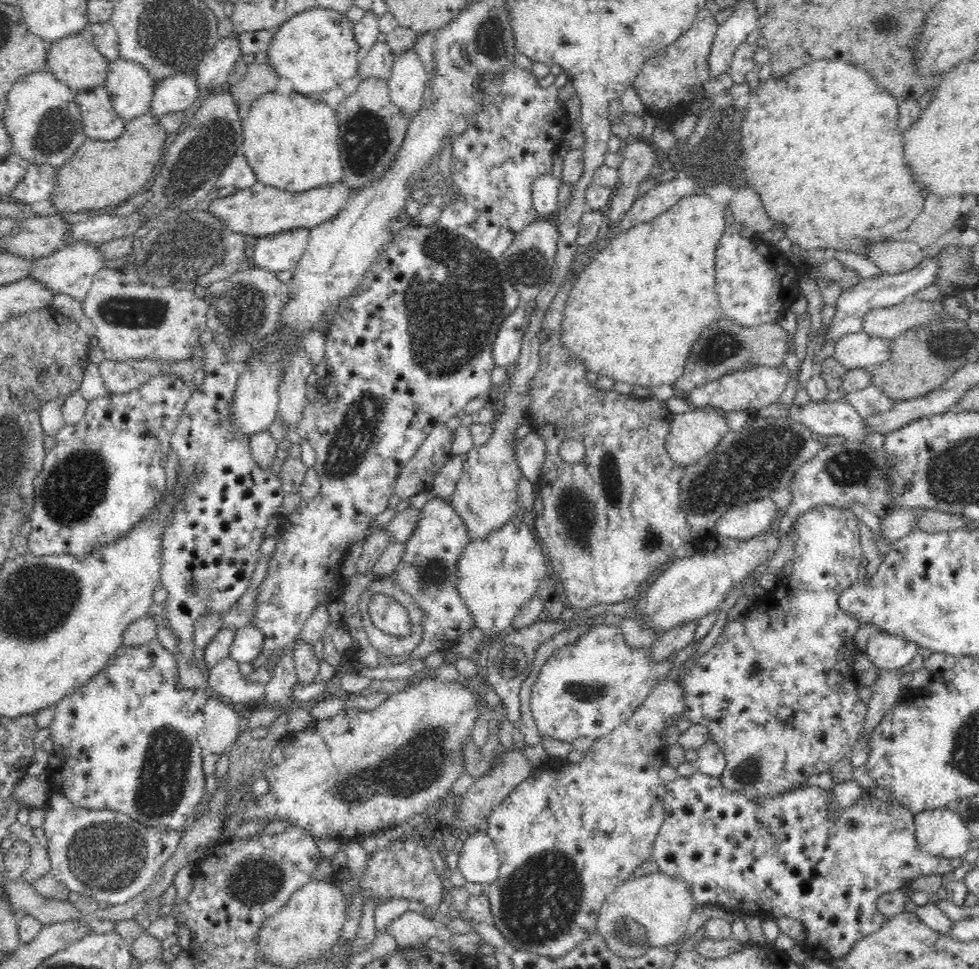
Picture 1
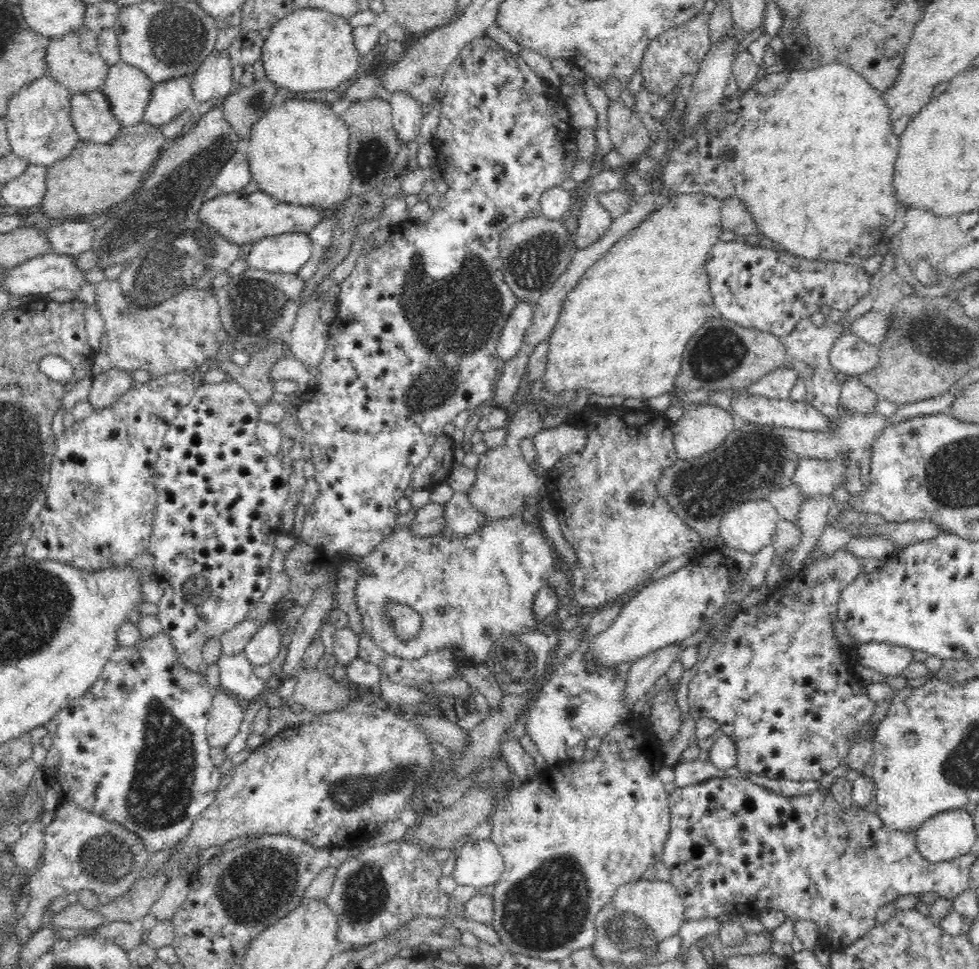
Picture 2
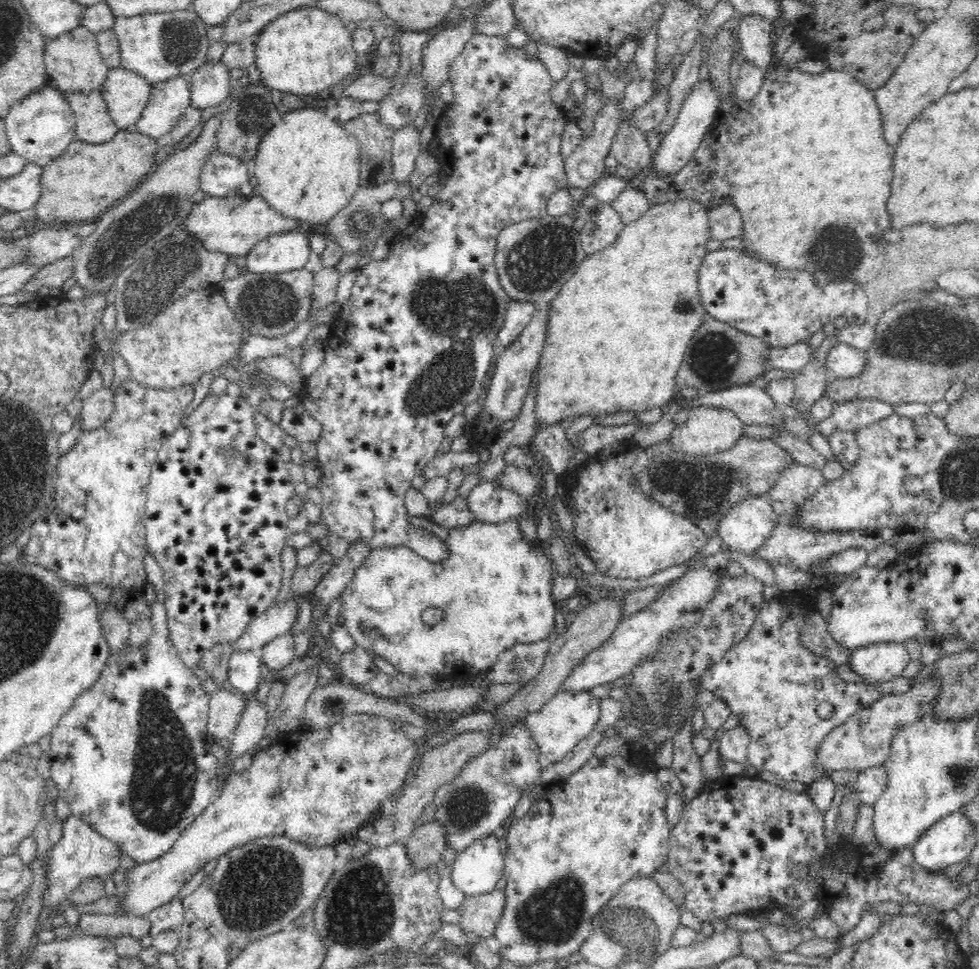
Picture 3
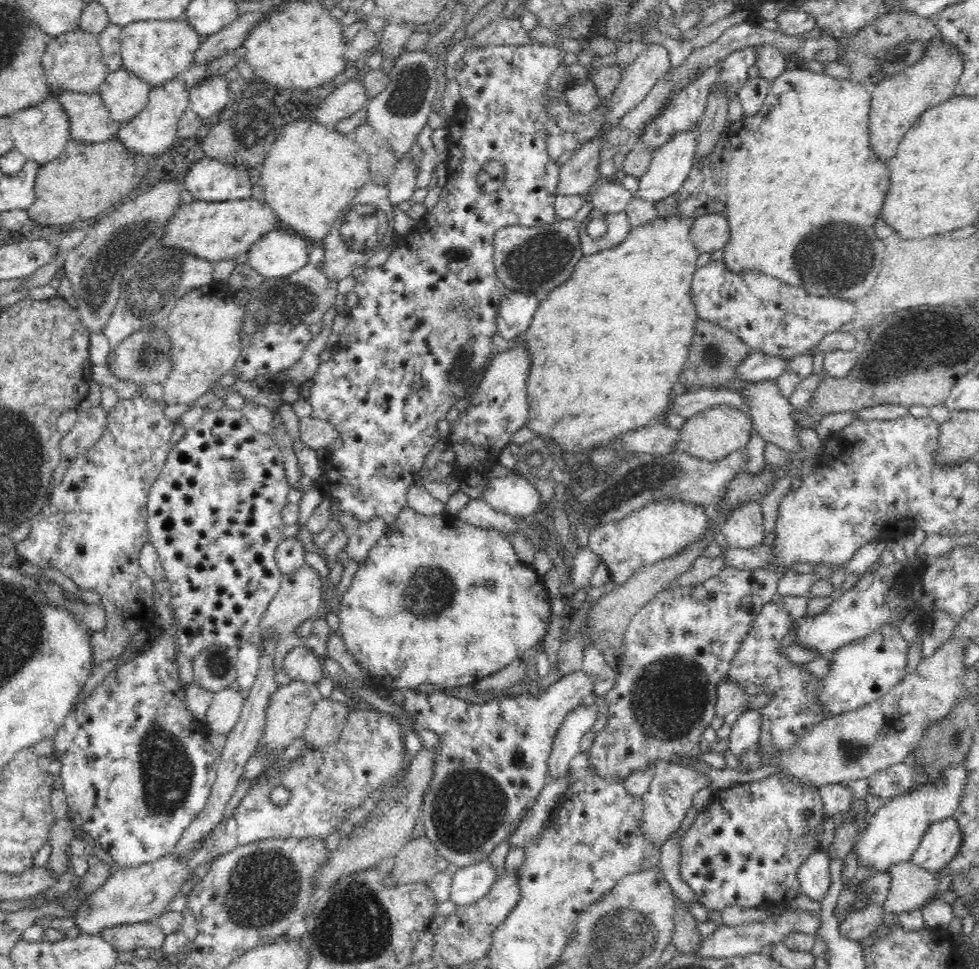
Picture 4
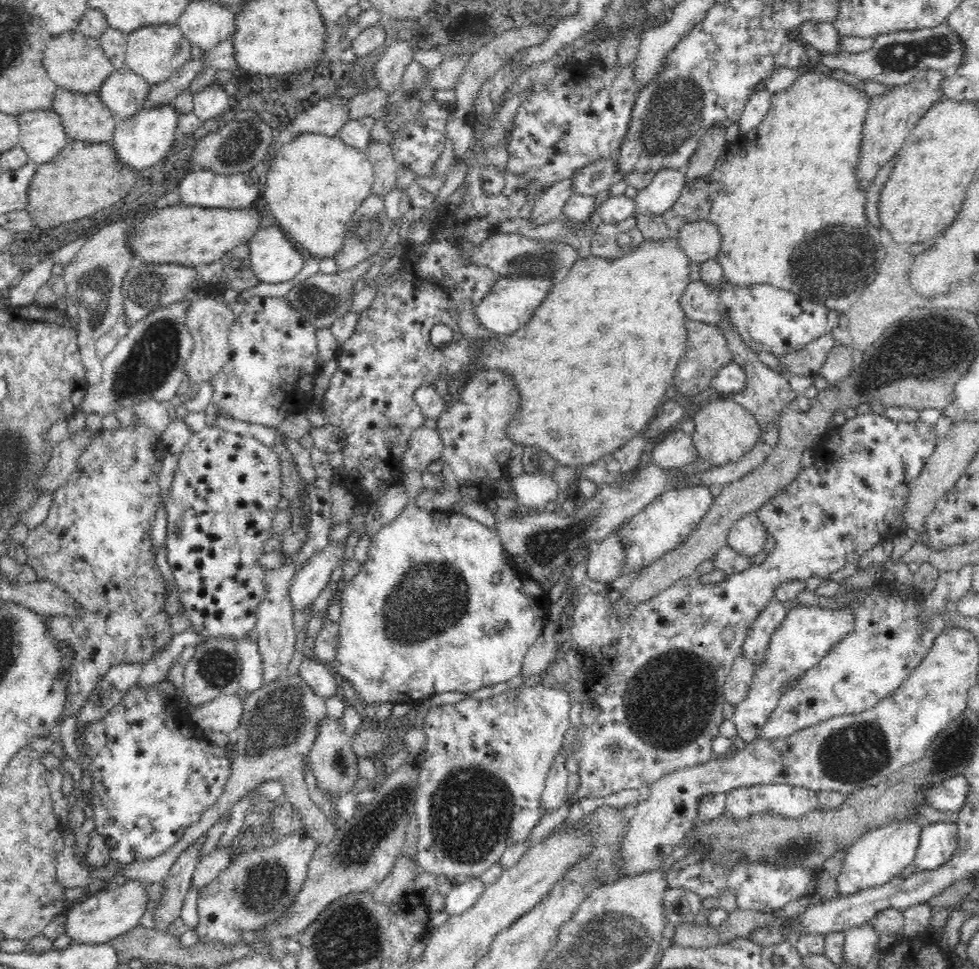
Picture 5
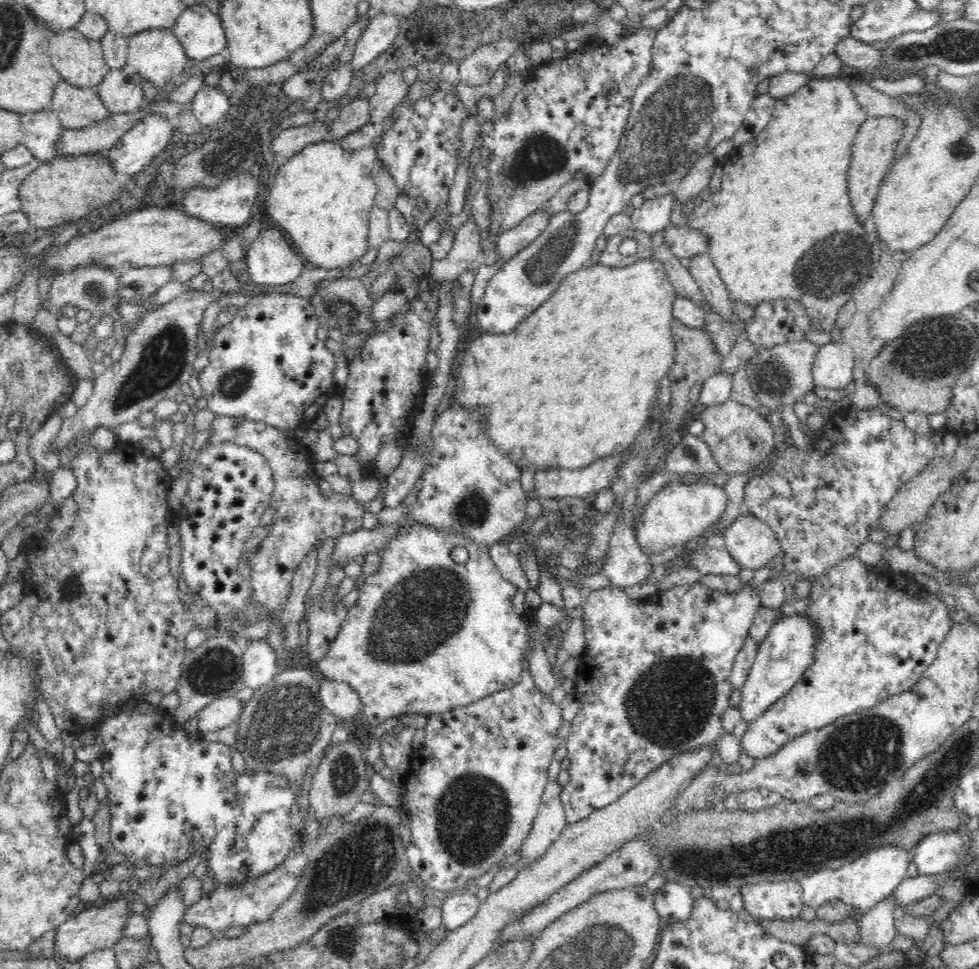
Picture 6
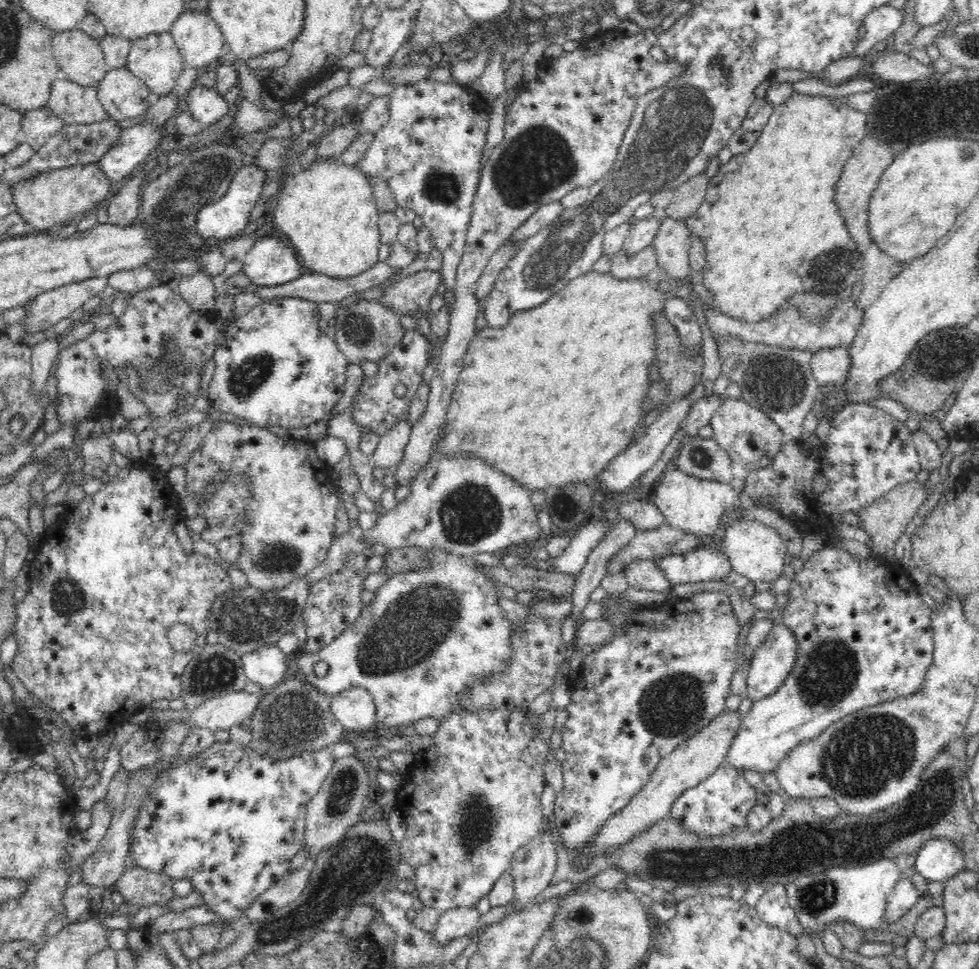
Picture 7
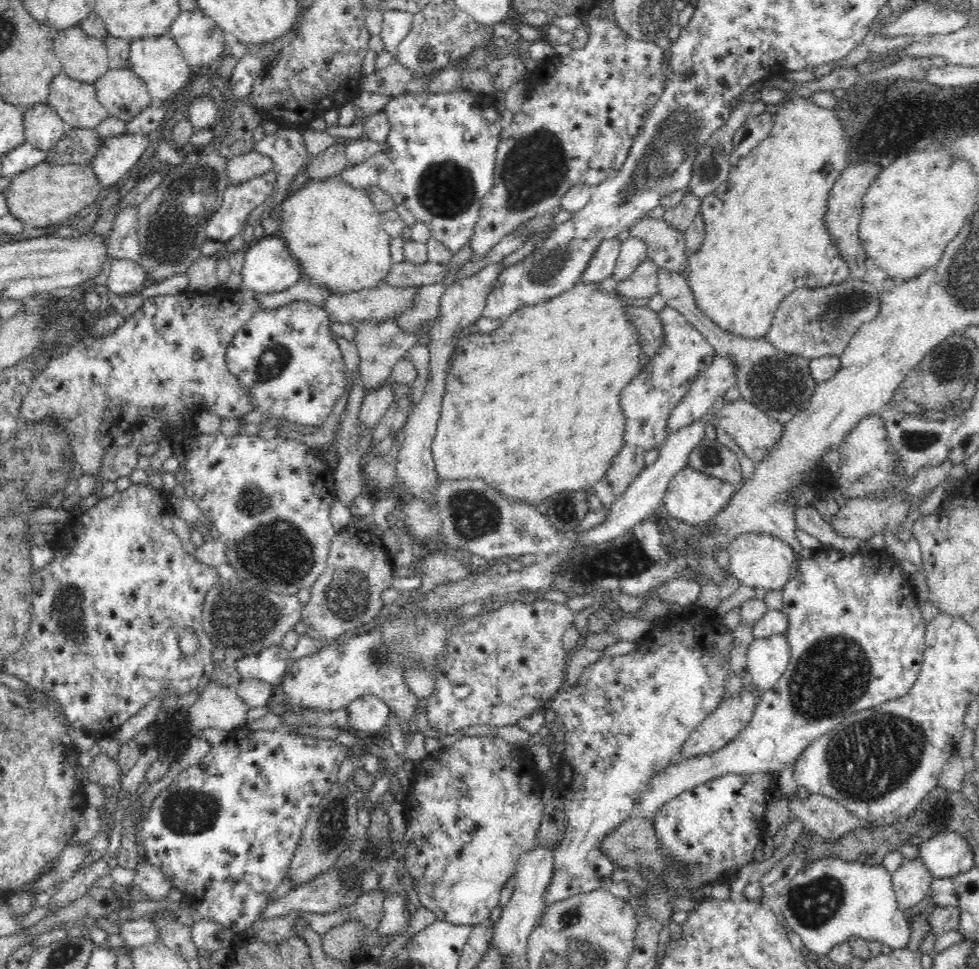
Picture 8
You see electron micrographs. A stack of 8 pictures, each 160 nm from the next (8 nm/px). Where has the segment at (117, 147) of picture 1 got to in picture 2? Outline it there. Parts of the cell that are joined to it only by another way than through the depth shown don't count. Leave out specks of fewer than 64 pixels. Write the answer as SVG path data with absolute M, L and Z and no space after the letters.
M144 121L122 127L115 140L108 144L80 140L64 160L47 167L47 192L41 203L42 214L56 223L77 216L92 218L116 209L124 198L141 188L146 174L161 155L165 140L160 127Z

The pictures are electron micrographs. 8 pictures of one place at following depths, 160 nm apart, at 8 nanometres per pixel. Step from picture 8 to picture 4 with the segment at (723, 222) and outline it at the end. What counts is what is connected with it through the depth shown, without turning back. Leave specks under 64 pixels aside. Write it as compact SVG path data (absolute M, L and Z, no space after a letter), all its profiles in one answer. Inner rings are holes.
M790 66L786 72L780 74L769 84L766 100L759 111L752 116L742 115L740 122L728 123L727 127L722 130L722 136L716 141L713 151L703 156L699 161L695 161L687 179L681 186L682 188L672 196L660 200L660 202L654 202L654 207L656 207L658 216L664 218L680 213L695 219L712 213L722 213L726 216L728 225L730 225L730 238L724 248L723 259L726 267L731 271L740 272L752 269L780 279L783 283L804 287L806 292L810 294L815 293L820 296L834 296L856 301L862 296L866 296L870 289L874 288L875 280L878 280L884 250L874 248L874 224L878 220L878 214L880 214L882 204L886 200L886 192L890 188L890 176L888 176L886 162L882 162L878 156L874 156L874 152L870 148L869 112L872 90L870 87L848 80L838 80L824 73L816 74L803 66ZM812 234L818 234L820 242L804 242Z

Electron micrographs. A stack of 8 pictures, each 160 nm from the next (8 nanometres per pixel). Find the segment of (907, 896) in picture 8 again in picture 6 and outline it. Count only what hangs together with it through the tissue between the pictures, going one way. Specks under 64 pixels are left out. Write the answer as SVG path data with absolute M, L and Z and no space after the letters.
M889 897L865 912L859 920L859 942L864 946L884 948L896 938L894 917L900 914L900 906Z

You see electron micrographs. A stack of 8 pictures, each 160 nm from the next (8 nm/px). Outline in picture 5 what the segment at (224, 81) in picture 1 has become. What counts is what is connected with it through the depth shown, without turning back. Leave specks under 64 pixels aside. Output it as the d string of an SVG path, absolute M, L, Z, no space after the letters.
M217 82L193 94L193 112L203 123L220 116L228 108L229 99L223 86Z

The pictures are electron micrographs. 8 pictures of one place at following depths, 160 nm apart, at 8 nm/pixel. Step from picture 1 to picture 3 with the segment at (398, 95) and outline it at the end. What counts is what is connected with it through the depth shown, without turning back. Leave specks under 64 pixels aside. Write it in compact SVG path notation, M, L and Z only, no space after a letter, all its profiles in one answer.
M410 124L395 132L392 147L392 178L400 183L411 184L414 163L419 155L419 130Z

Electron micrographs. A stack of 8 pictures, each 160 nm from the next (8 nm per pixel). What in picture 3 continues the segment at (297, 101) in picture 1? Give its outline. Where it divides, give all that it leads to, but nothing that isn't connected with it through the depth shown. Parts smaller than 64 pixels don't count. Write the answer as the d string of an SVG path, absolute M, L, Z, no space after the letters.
M306 108L294 110L282 116L279 124L270 128L260 140L256 158L252 161L251 172L258 180L258 192L267 204L285 217L296 219L300 224L326 225L356 195L359 190L360 147L356 138L336 120L331 120L325 112Z

